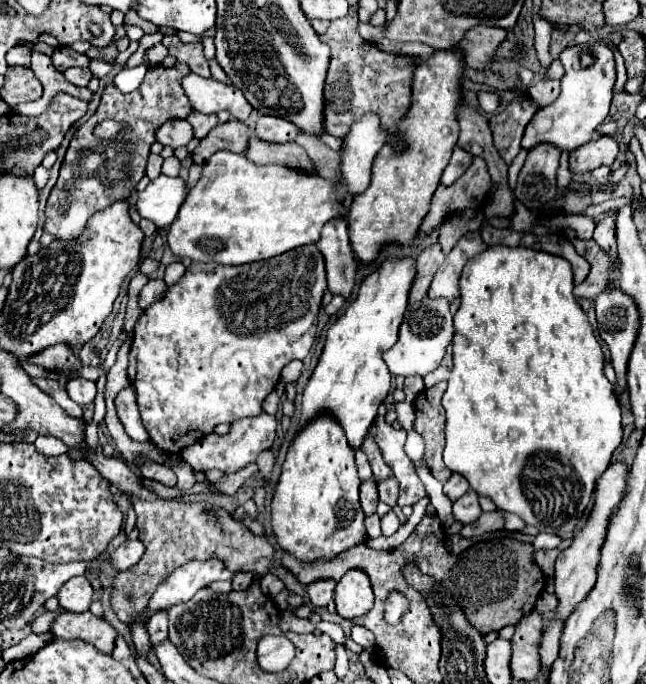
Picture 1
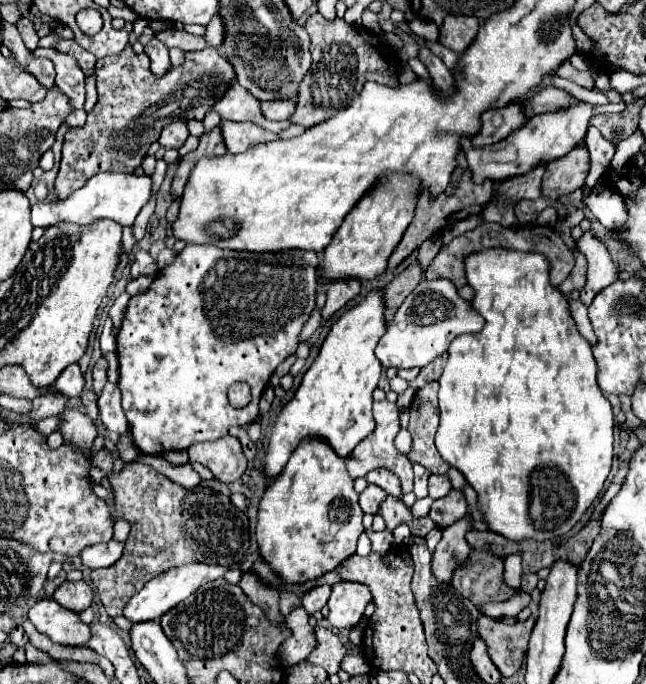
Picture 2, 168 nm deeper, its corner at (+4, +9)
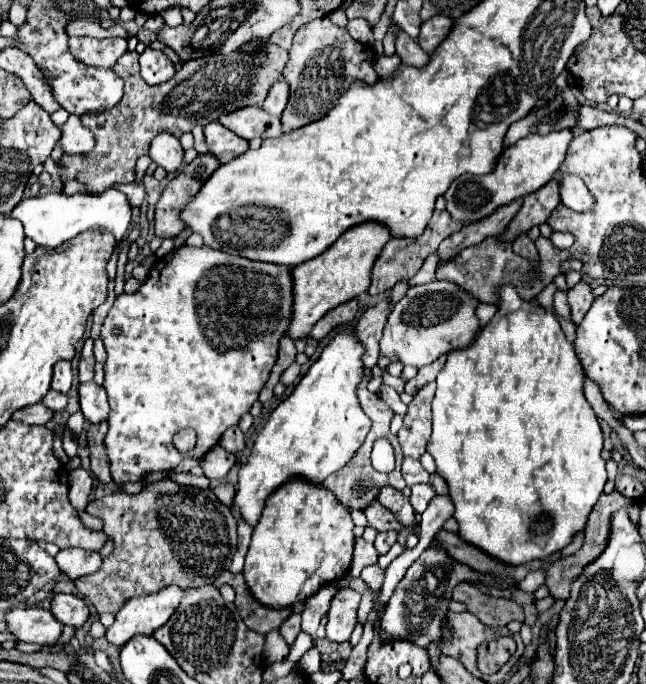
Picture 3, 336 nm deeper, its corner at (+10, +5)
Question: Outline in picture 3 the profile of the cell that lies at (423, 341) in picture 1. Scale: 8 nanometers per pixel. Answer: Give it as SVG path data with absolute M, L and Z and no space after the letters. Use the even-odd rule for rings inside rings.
M433 280L423 286L411 286L387 318L383 338L379 342L379 364L401 362L405 366L409 364L421 368L435 362L441 354L447 354L453 348L469 346L479 330L479 320L475 316L477 304L479 300L447 280Z

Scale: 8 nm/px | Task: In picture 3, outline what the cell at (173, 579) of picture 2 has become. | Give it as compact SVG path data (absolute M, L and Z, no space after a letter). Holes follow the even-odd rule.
M173 584L155 594L143 594L127 600L125 606L115 614L113 626L107 628L109 642L121 648L137 634L155 632L171 618L185 594L185 588Z

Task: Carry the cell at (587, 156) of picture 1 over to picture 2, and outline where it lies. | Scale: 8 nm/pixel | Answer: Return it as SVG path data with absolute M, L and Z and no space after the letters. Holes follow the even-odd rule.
M579 144L567 156L553 160L545 168L541 194L551 200L559 200L561 196L571 194L573 190L585 184L589 172L589 150Z

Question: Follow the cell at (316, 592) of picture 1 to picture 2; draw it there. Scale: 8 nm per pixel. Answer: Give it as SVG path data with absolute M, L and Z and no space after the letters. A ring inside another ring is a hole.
M317 586L317 588L313 588L311 592L307 592L301 600L303 600L303 608L309 612L309 616L313 616L315 612L319 612L325 604L327 604L327 600L329 600L329 596L331 596L331 586Z

